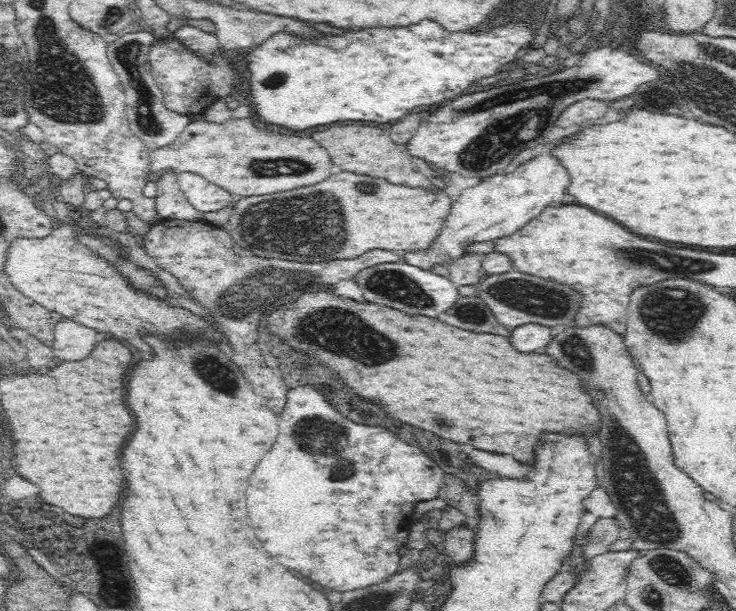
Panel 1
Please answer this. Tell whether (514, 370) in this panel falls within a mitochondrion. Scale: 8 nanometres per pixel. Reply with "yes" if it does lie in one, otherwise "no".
no

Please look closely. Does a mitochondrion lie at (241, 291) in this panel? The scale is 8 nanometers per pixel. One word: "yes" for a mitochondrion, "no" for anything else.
yes

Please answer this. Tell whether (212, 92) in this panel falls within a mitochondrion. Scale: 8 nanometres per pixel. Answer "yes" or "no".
no

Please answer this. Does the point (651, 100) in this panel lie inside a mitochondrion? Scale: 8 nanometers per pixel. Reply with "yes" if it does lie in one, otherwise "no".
no

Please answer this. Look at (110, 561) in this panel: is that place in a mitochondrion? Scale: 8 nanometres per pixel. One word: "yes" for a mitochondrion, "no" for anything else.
no

